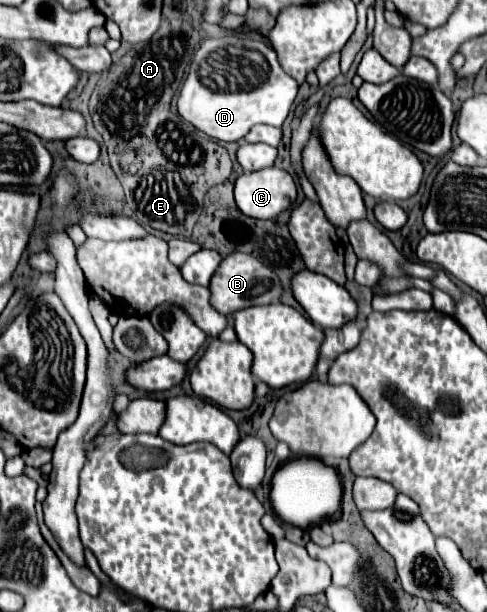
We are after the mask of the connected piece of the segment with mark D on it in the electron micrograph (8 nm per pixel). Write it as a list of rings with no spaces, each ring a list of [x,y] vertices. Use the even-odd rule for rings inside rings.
[[[203,38],[195,56],[189,64],[189,74],[181,86],[177,98],[177,112],[197,130],[205,132],[211,138],[221,142],[237,142],[241,140],[253,124],[269,124],[281,126],[291,110],[291,104],[297,96],[297,82],[283,72],[277,62],[277,54],[273,48],[265,46],[261,40],[239,40],[239,38]],[[211,54],[231,54],[231,80],[241,80],[241,90],[237,92],[221,92],[211,90],[203,84],[199,70],[209,64]]]

